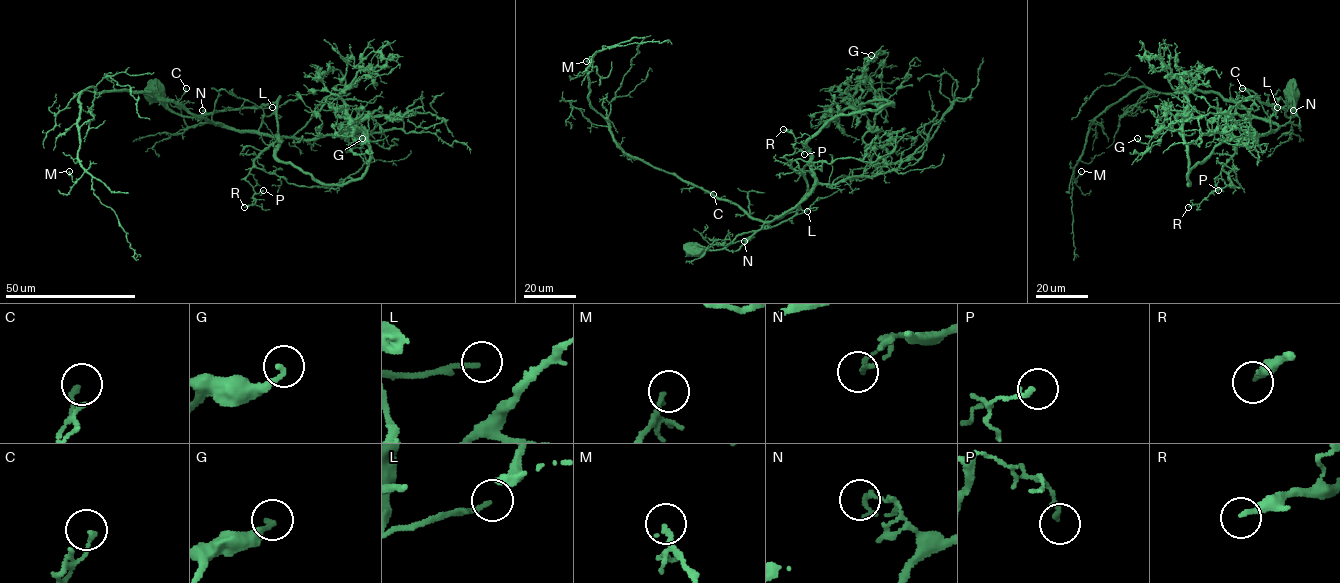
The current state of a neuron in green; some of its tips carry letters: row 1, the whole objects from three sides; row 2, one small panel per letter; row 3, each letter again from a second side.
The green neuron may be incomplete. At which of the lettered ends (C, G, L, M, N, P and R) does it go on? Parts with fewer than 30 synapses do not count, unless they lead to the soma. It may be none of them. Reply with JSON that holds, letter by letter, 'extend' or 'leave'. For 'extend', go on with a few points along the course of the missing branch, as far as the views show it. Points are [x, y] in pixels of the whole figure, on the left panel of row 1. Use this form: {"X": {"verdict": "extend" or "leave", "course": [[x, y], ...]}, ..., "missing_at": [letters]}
{"C": {"verdict": "leave"}, "G": {"verdict": "leave"}, "L": {"verdict": "leave"}, "M": {"verdict": "leave"}, "N": {"verdict": "leave"}, "P": {"verdict": "leave"}, "R": {"verdict": "leave"}, "missing_at": []}

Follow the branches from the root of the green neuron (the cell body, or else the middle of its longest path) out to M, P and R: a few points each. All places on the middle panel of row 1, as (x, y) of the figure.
M: (694, 249), (738, 250), (763, 223), (739, 206), (628, 156), (590, 103), (587, 70), (600, 51), (586, 61)
P: (694, 249), (738, 250), (765, 223), (793, 208), (814, 177), (796, 172), (784, 156), (796, 148), (804, 154)
R: (694, 249), (738, 250), (806, 195), (814, 177), (796, 172), (785, 157), (793, 153), (796, 139), (783, 129)

